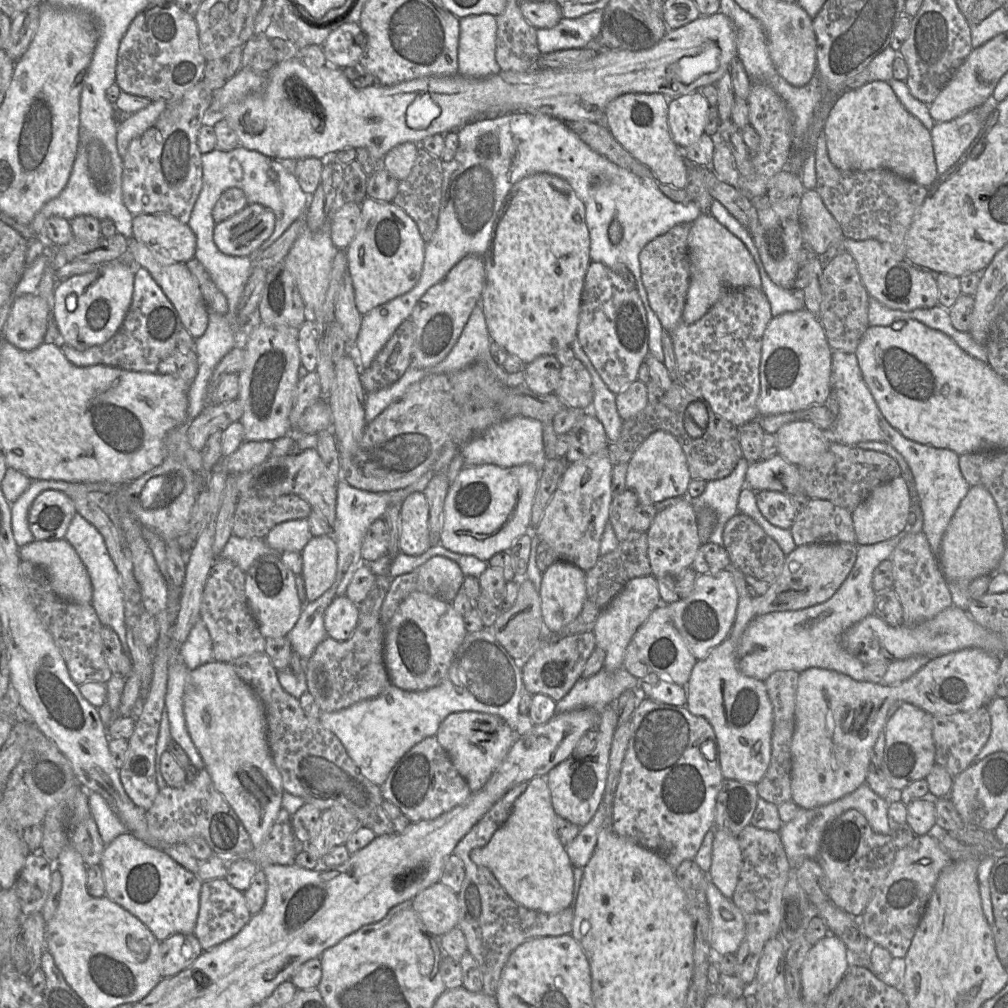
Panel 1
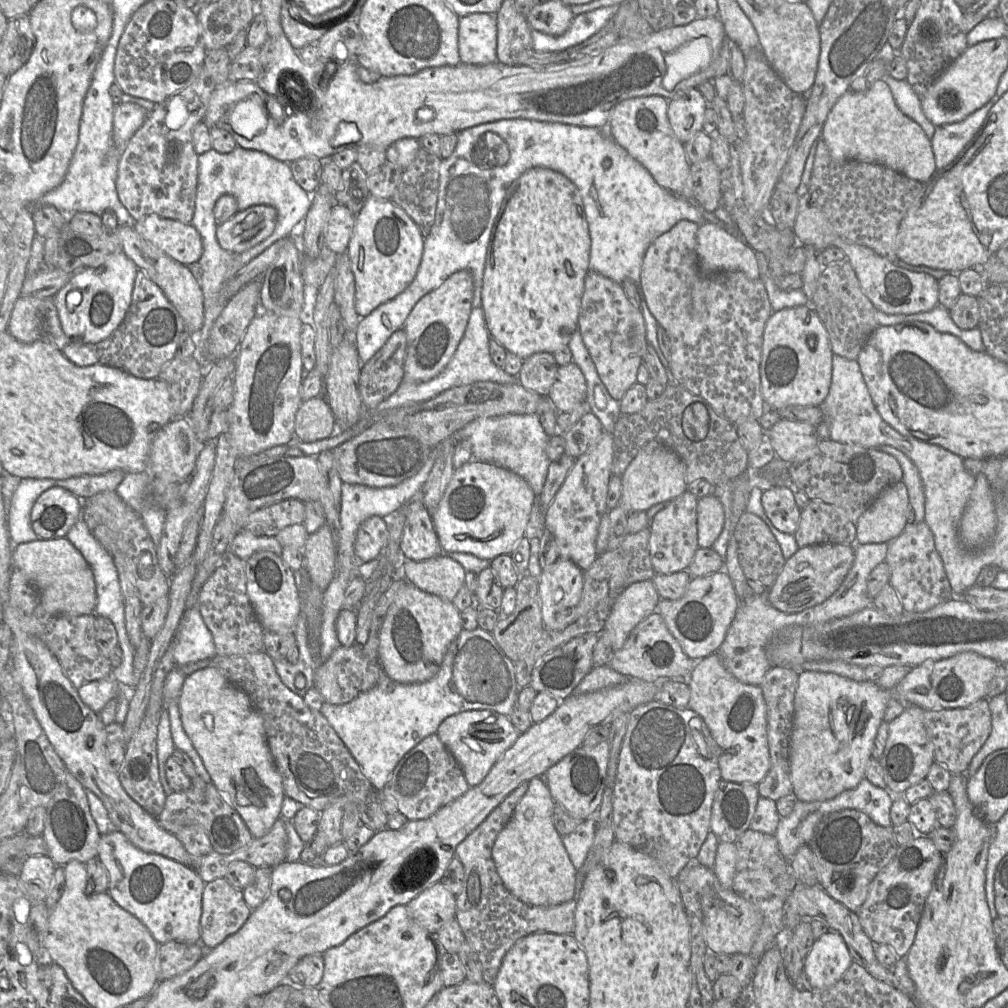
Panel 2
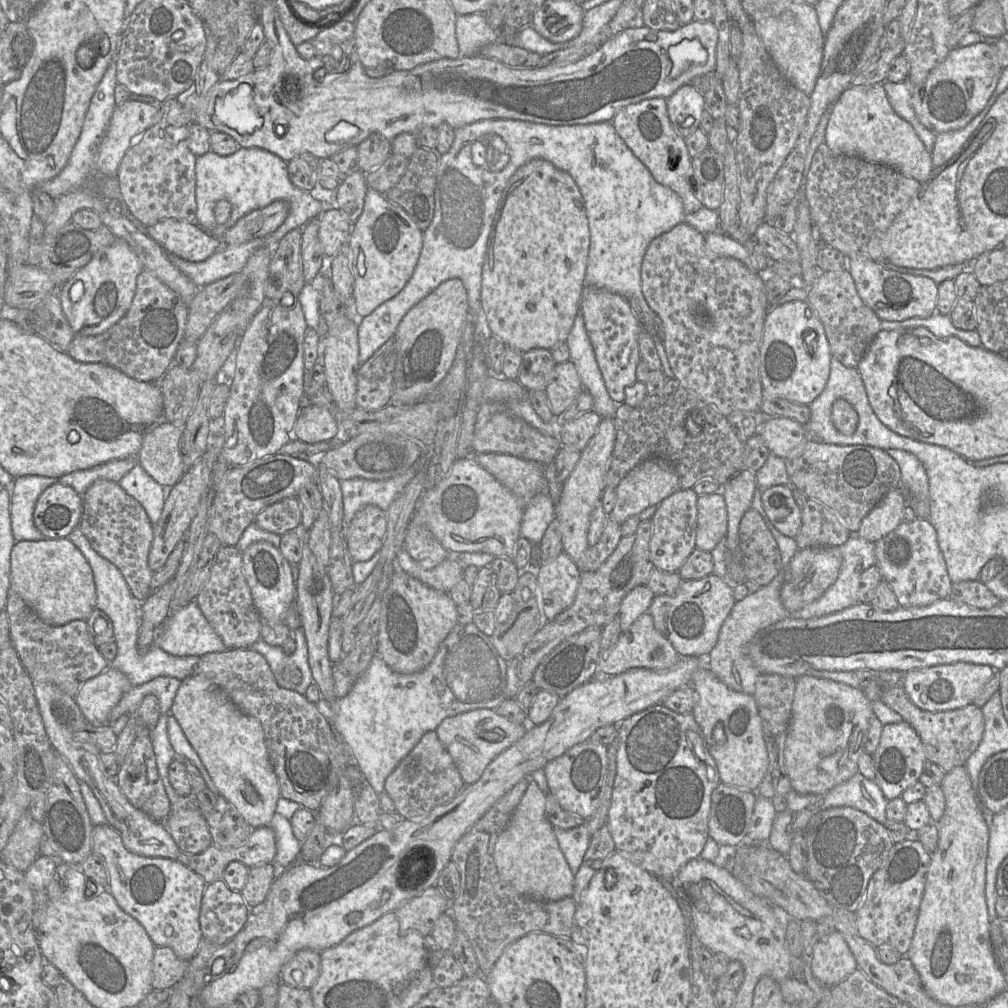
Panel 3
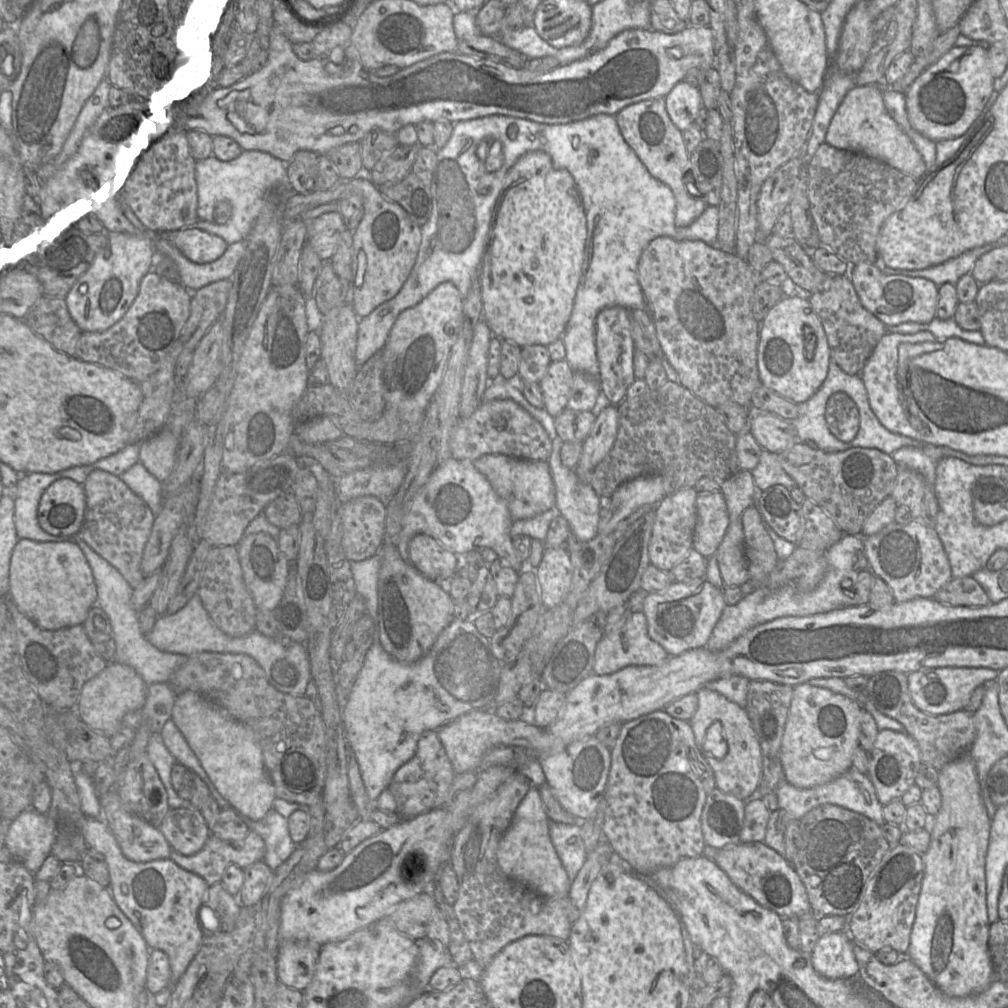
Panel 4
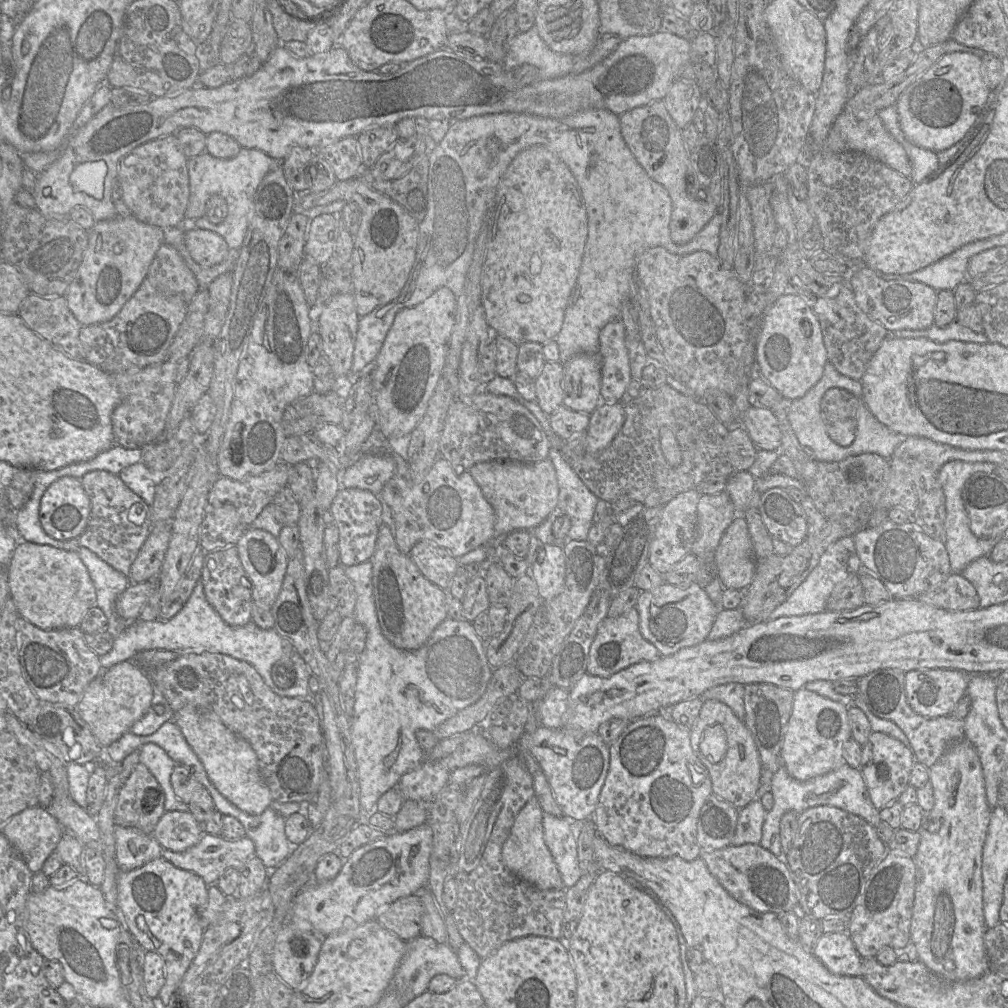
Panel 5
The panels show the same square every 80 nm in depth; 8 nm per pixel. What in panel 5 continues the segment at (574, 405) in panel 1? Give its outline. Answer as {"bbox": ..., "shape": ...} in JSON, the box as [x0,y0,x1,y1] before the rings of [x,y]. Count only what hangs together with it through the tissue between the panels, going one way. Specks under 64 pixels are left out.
{"bbox":[534,361,564,415],"shape":[[[546,361],[540,374],[534,379],[536,402],[548,415],[563,405],[563,376],[564,364],[562,361]]]}

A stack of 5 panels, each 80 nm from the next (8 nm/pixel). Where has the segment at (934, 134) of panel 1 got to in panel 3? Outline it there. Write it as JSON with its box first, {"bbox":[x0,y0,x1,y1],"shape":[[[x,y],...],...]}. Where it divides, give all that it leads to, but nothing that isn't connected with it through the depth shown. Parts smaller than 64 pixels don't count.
{"bbox":[932,93,997,168],"shape":[[[993,93],[984,109],[964,128],[936,134],[936,140],[932,152],[932,162],[934,168],[942,166],[961,150],[972,133],[977,129],[979,124],[988,114],[997,98],[997,94]]]}

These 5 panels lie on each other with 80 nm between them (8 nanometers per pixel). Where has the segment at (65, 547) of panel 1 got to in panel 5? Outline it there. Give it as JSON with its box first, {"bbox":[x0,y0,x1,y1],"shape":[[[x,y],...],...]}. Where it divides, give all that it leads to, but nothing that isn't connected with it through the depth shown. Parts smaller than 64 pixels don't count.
{"bbox":[8,540,96,629],"shape":[[[21,540],[8,565],[8,585],[19,616],[40,629],[79,627],[86,611],[96,605],[96,591],[78,552]]]}

